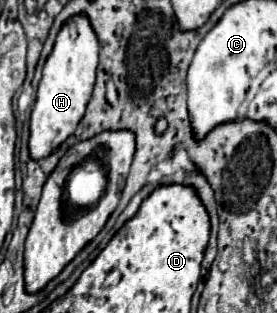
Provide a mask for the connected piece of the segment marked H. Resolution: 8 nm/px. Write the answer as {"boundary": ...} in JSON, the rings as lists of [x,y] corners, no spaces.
{"boundary":[[[76,16],[68,20],[54,44],[52,54],[46,60],[44,76],[38,86],[38,96],[32,106],[30,116],[30,158],[40,160],[58,150],[58,146],[74,134],[78,120],[82,120],[86,112],[86,104],[90,102],[94,80],[98,66],[98,38],[86,16]]]}

